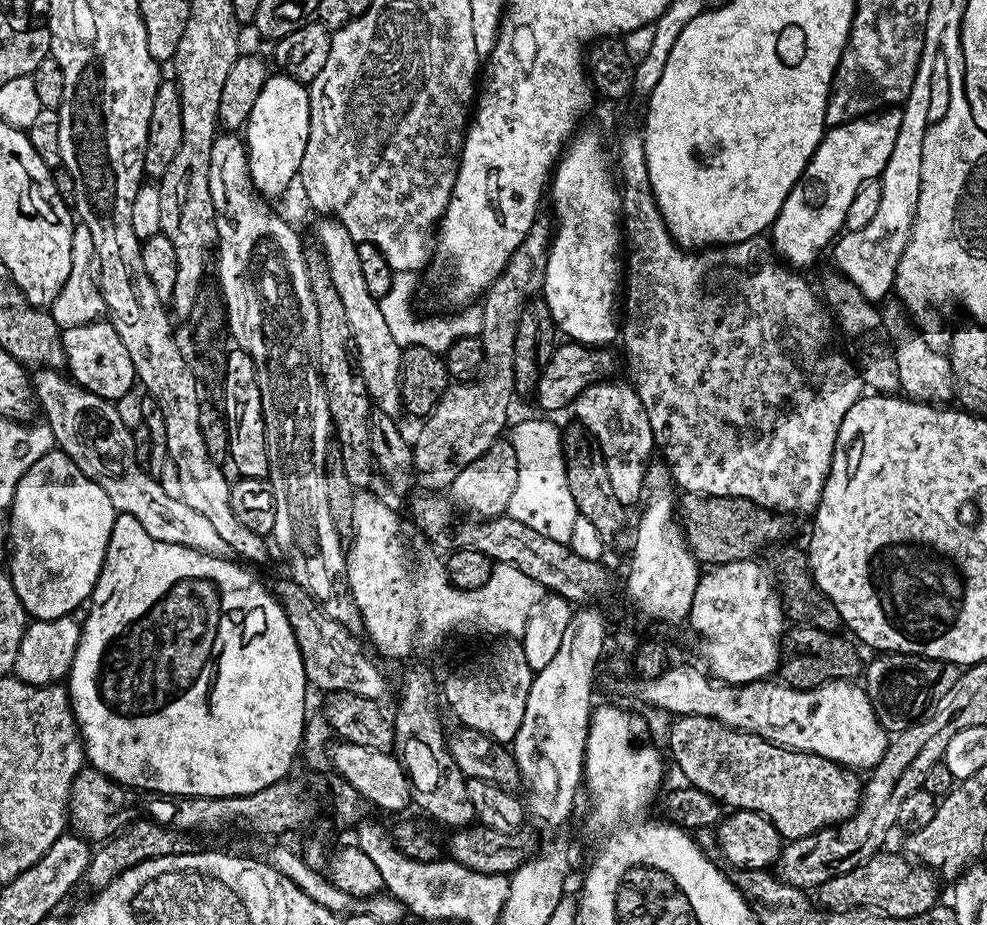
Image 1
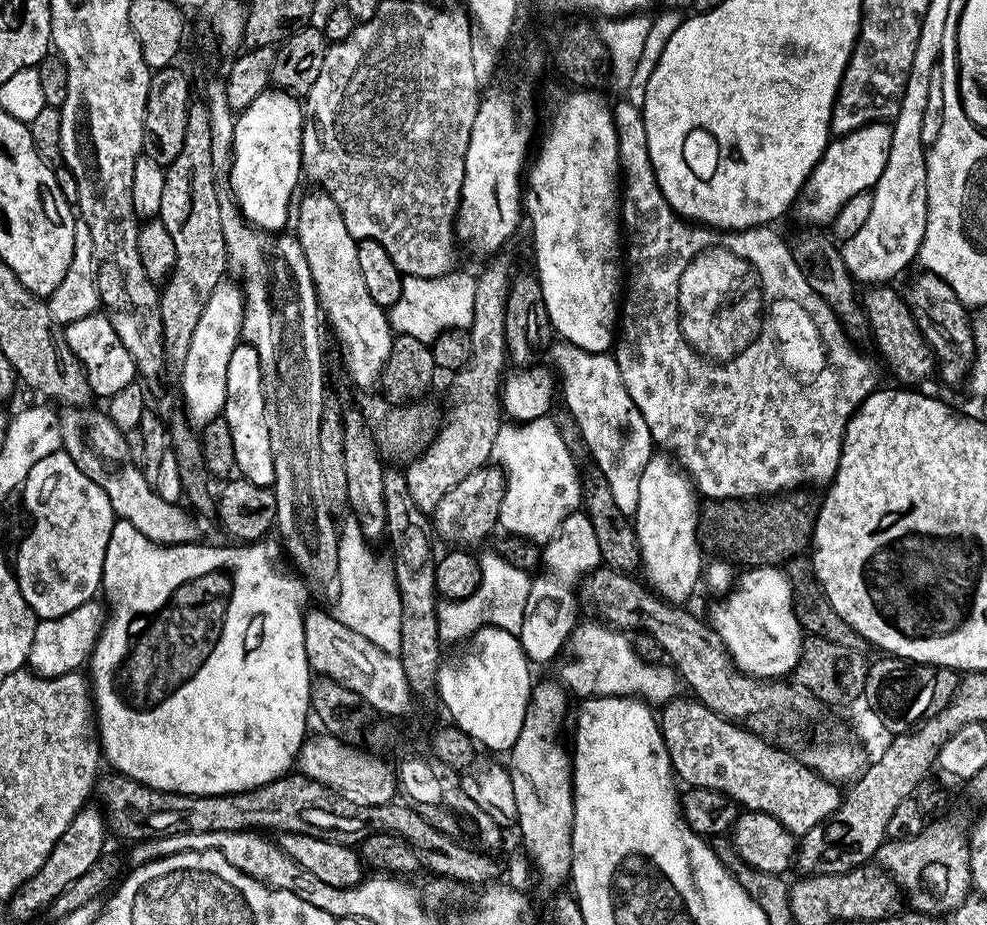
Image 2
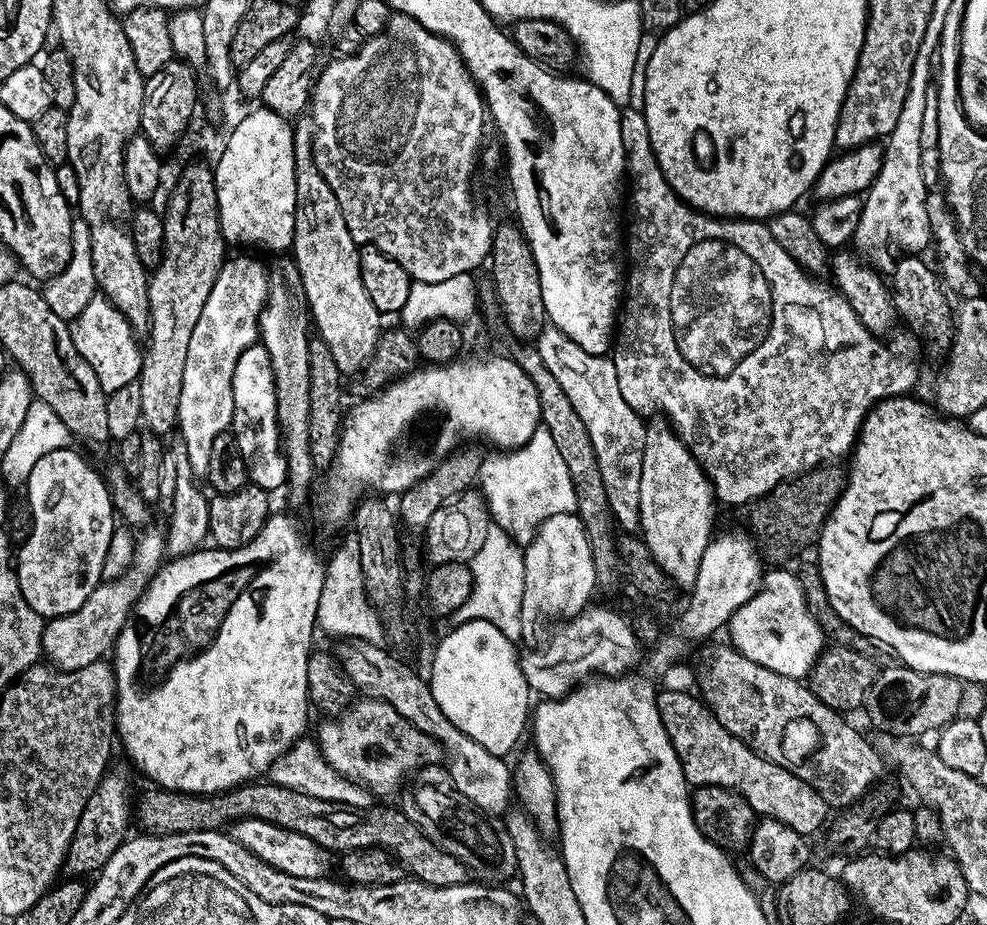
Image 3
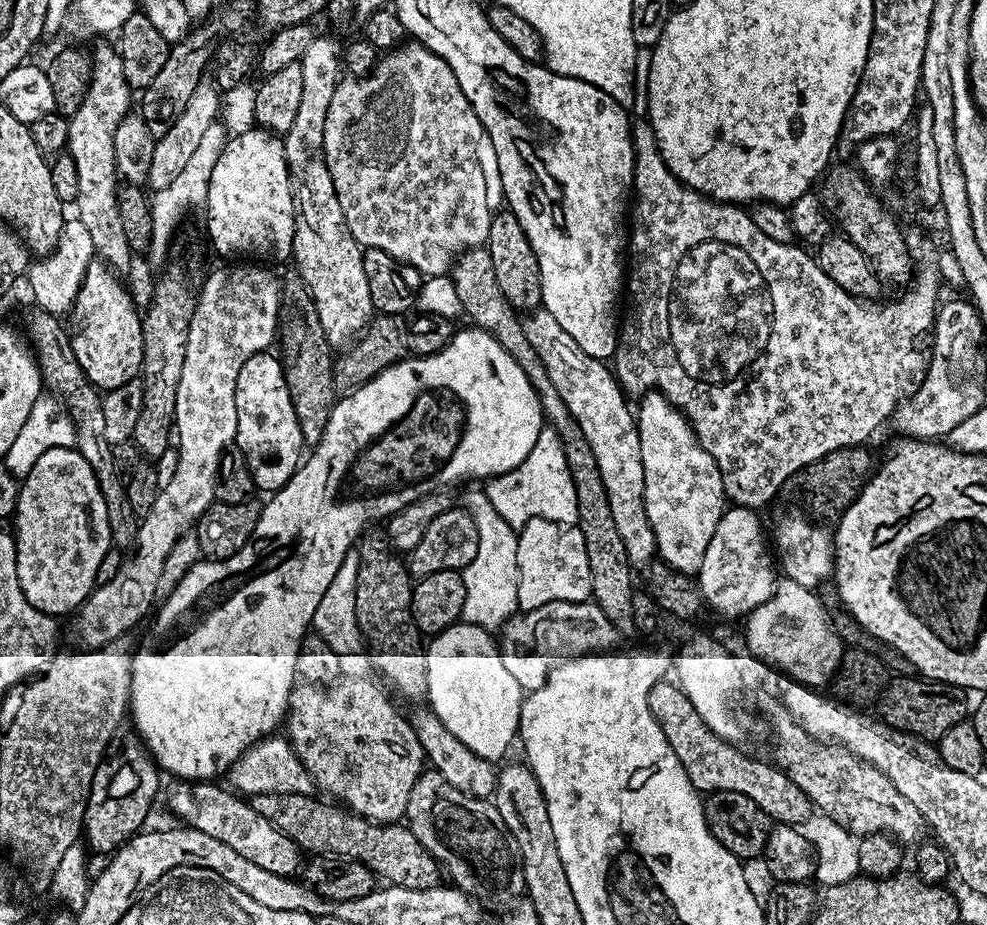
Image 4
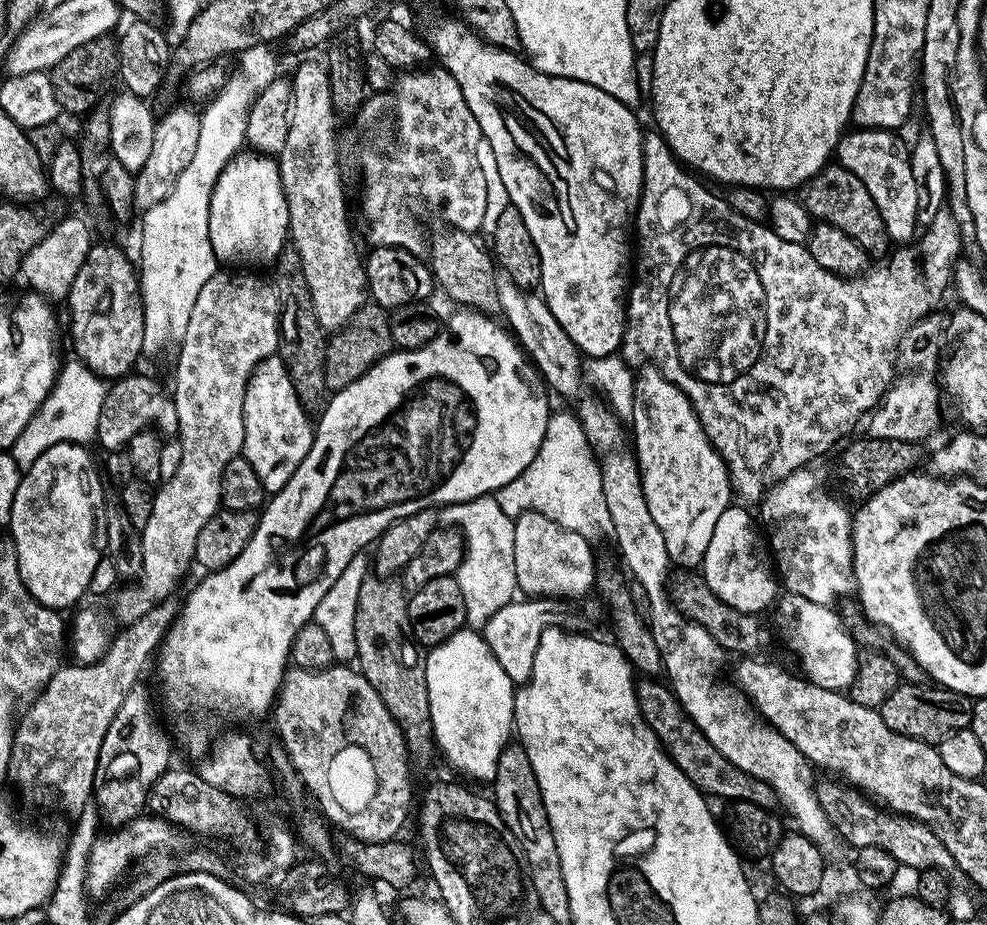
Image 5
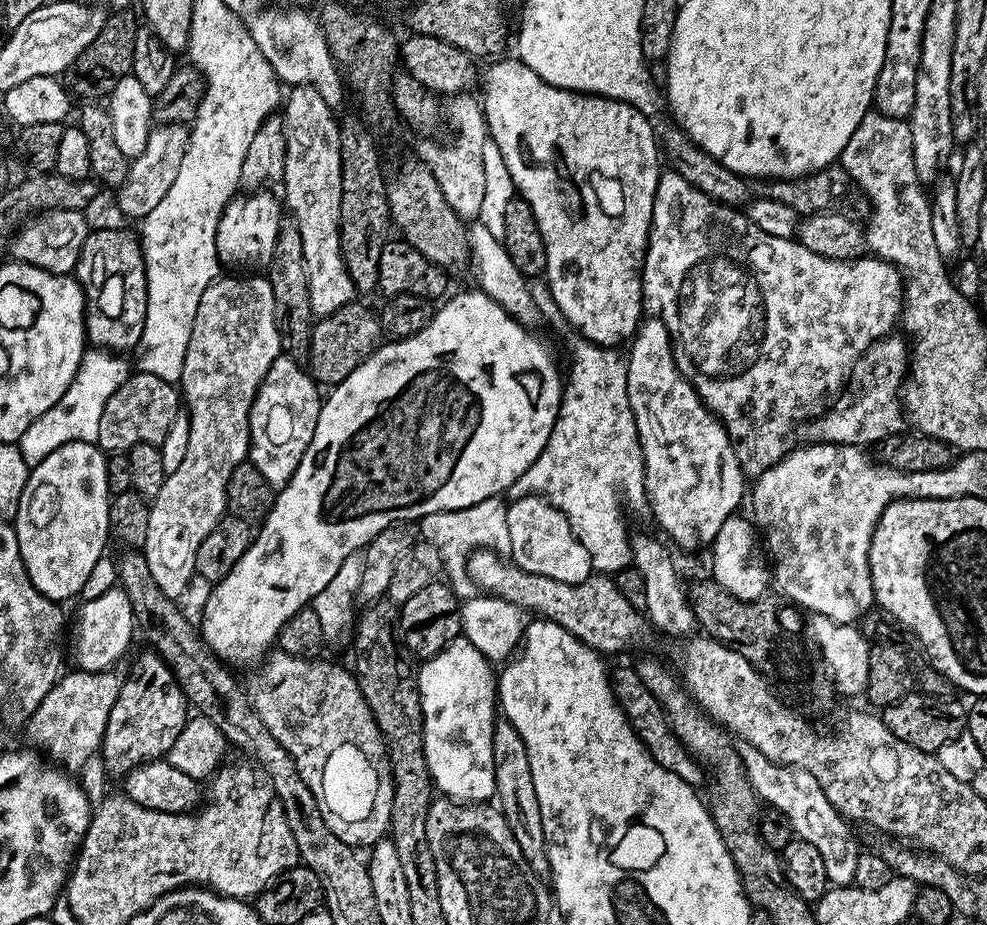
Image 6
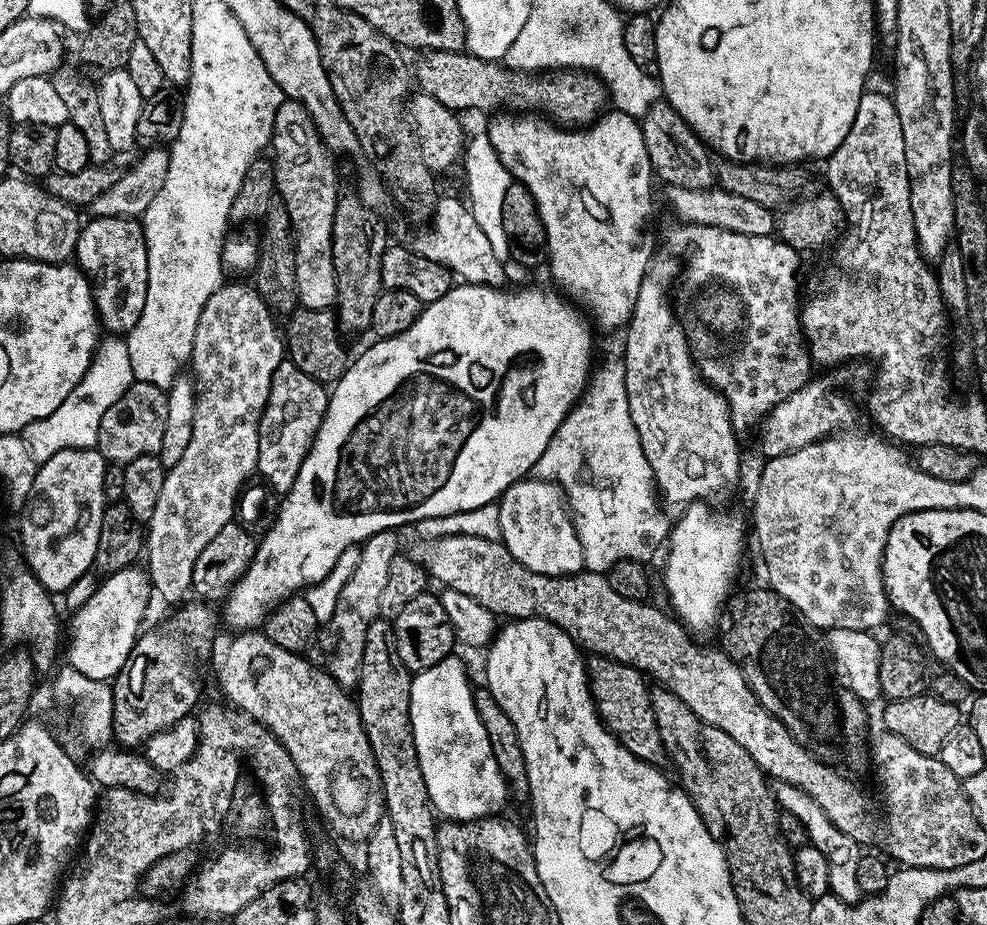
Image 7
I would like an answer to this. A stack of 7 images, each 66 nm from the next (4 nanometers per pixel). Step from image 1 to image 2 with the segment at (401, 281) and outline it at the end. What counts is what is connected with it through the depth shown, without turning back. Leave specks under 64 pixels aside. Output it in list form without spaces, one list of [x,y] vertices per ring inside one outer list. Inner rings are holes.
[[[453,270],[434,278],[404,276],[402,292],[398,302],[388,310],[389,324],[397,335],[417,338],[431,345],[438,334],[446,329],[472,327],[473,297],[477,290],[476,276]]]

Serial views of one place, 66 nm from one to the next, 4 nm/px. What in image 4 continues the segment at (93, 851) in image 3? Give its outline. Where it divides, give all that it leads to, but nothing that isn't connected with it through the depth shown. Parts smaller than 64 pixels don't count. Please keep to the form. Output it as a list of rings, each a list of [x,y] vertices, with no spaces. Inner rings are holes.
[[[117,731],[110,738],[104,756],[98,762],[98,770],[94,770],[94,782],[90,786],[82,829],[83,839],[92,852],[111,854],[141,831],[147,825],[144,823],[148,820],[148,811],[160,788],[161,769],[148,755],[144,741],[135,731],[124,731]]]

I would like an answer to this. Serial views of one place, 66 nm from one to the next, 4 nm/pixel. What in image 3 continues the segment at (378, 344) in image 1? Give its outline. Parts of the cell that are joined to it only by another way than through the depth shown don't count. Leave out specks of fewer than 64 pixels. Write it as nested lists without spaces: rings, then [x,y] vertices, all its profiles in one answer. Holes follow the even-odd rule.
[[[297,119],[292,133],[294,134],[296,221],[294,222],[294,238],[290,252],[294,257],[297,270],[300,271],[305,296],[308,299],[311,323],[314,325],[319,339],[324,340],[330,354],[334,354],[334,362],[342,374],[348,374],[348,372],[356,374],[372,357],[376,343],[380,341],[382,313],[376,309],[374,302],[370,302],[370,294],[366,294],[366,286],[362,286],[360,248],[346,226],[346,218],[342,218],[342,206],[338,206],[338,198],[334,198],[334,190],[330,190],[330,186],[326,186],[326,178],[322,178],[322,174],[314,162],[314,150],[312,149],[314,128],[311,119]]]

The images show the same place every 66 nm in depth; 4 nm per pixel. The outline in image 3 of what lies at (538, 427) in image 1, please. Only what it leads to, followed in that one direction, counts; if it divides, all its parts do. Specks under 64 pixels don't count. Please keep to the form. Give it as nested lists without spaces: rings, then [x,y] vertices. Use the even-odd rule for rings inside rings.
[[[542,426],[536,428],[521,448],[492,455],[496,456],[485,455],[480,461],[478,490],[488,503],[491,523],[501,528],[514,543],[528,545],[546,518],[575,512],[574,482],[570,482],[570,470],[566,470],[566,462],[562,462],[558,446],[554,446],[554,438],[550,438],[550,430]]]

